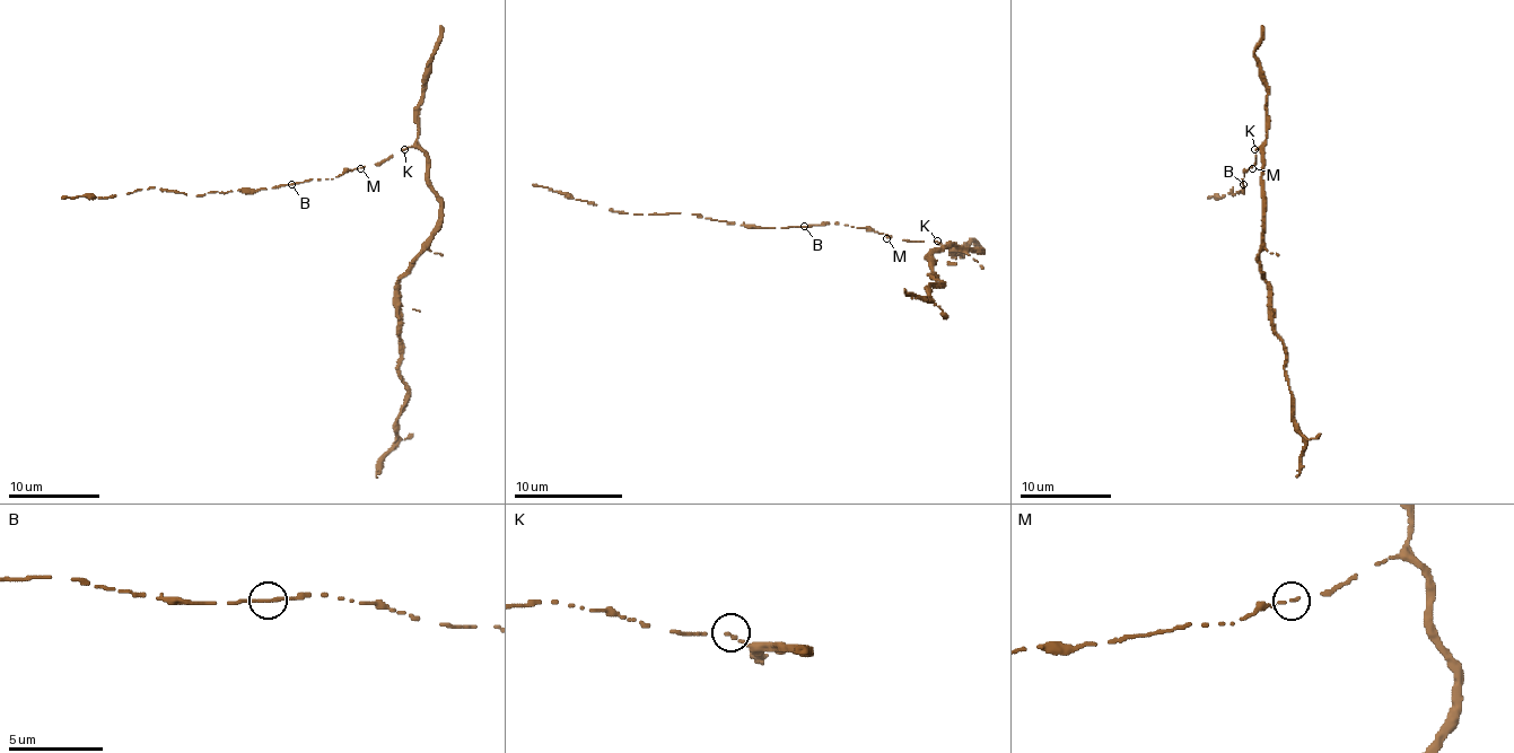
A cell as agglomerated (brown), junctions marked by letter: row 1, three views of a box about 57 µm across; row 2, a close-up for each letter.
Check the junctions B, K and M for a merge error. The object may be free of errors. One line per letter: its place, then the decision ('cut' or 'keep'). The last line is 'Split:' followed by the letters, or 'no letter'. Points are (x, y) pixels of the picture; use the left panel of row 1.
B: at (291, 184); keep
K: at (404, 149); keep
M: at (360, 168); keep
Split: no letter

